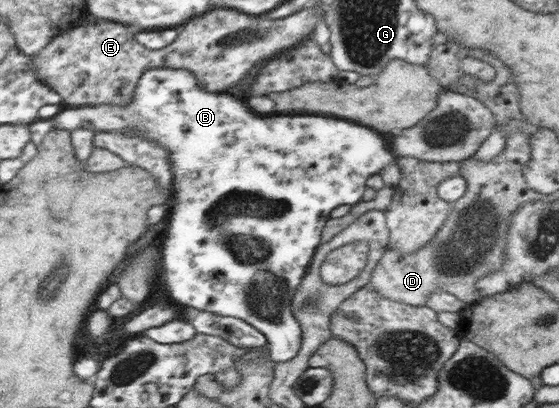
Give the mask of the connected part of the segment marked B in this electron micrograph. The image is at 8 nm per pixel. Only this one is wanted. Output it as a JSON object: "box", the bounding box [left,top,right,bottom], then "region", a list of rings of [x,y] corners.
{"box":[52,68,392,364],"region":[[[174,68],[148,70],[138,86],[134,100],[130,104],[110,103],[73,107],[64,109],[52,120],[59,129],[69,130],[70,132],[86,127],[97,131],[118,131],[119,133],[126,133],[130,137],[146,137],[151,141],[158,141],[171,150],[173,171],[175,172],[173,186],[175,205],[169,211],[170,223],[163,246],[162,268],[164,271],[161,272],[166,280],[171,302],[212,312],[222,317],[242,319],[246,323],[252,324],[269,337],[270,349],[273,352],[272,359],[278,364],[293,361],[301,354],[305,330],[302,329],[302,323],[294,315],[293,304],[298,296],[298,288],[301,288],[304,284],[309,267],[312,266],[318,249],[324,243],[323,236],[329,221],[332,219],[334,210],[338,206],[344,206],[344,204],[356,205],[357,202],[360,202],[360,198],[364,194],[364,188],[366,188],[366,180],[369,180],[373,174],[380,174],[381,170],[389,162],[392,162],[392,152],[386,148],[386,142],[382,140],[382,136],[376,134],[374,130],[366,128],[366,126],[358,126],[358,124],[338,120],[338,118],[324,118],[324,116],[272,116],[272,118],[264,118],[264,116],[254,114],[244,104],[244,100],[240,100],[238,96],[208,92],[204,86],[201,86],[197,76],[192,71],[176,70]]]}

